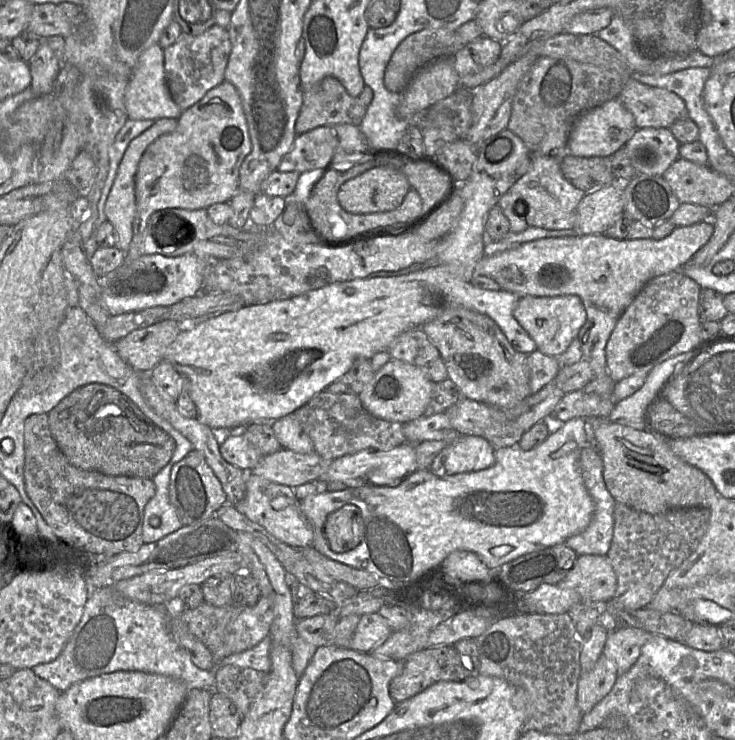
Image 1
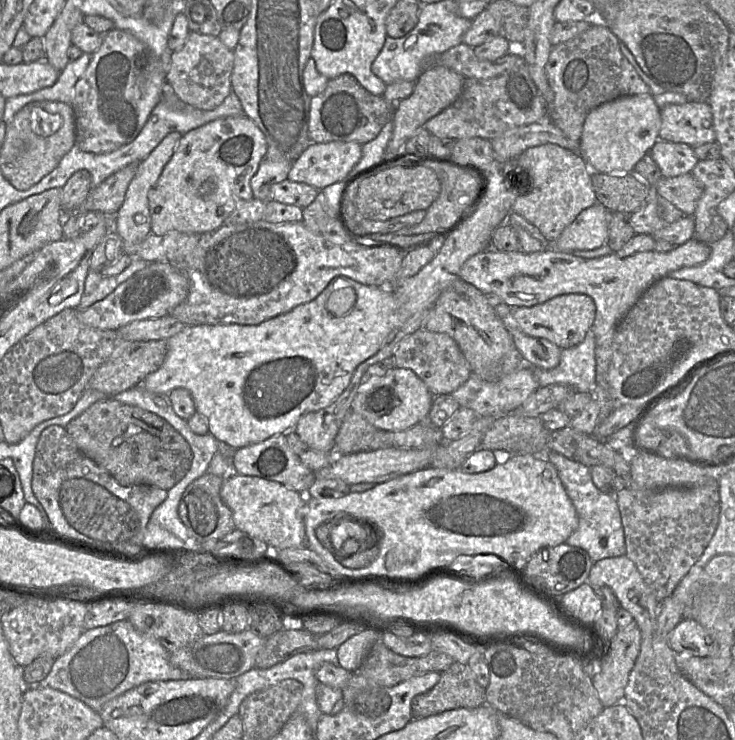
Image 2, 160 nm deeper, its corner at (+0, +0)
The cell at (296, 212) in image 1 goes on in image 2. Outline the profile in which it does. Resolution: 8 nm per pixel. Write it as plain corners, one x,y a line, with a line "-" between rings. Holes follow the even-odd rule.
339,181
319,191
315,200
303,208
301,223
313,233
333,242
351,242
351,239
358,239
366,246
385,245
371,238
375,233
359,234
351,231
340,216
346,184

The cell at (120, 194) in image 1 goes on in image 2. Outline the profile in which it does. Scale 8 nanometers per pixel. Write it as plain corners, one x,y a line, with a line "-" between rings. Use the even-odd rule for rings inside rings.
178,132
169,133
145,159
138,163
136,175
128,186
124,201
112,216
115,220
116,232
122,240
123,253
133,258
140,258
148,262
165,261
174,264
193,250
200,240
201,235
192,233
170,231
161,236
151,233
148,193
156,185
165,165
171,159
180,137
181,134

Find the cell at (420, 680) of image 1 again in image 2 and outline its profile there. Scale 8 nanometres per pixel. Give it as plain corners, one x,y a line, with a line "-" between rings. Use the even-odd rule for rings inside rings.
453,663
441,673
438,683
411,702
413,718
421,719
445,711
474,709
486,704
485,689
476,681
468,665

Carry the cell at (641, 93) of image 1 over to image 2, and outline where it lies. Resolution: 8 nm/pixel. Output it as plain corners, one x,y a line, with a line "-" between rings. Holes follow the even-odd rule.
687,101
660,107
662,140
696,147
716,141
712,111
707,102

